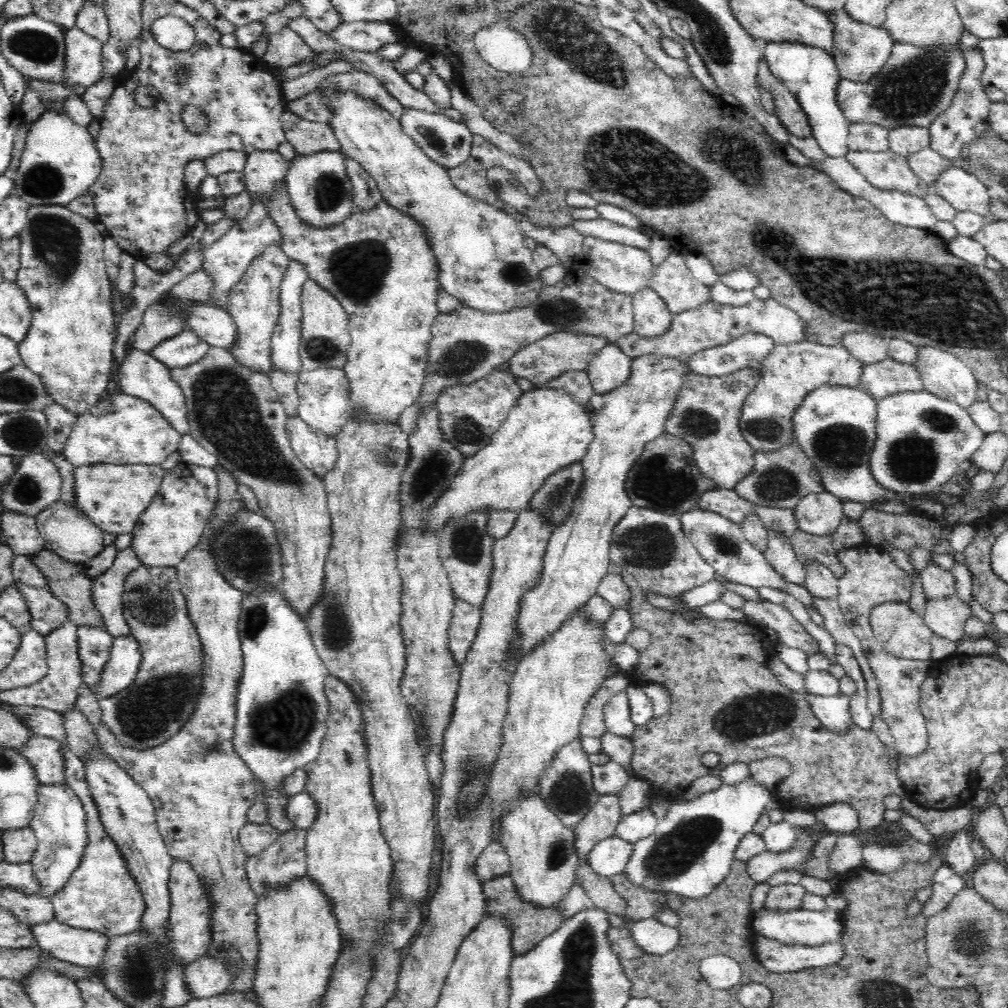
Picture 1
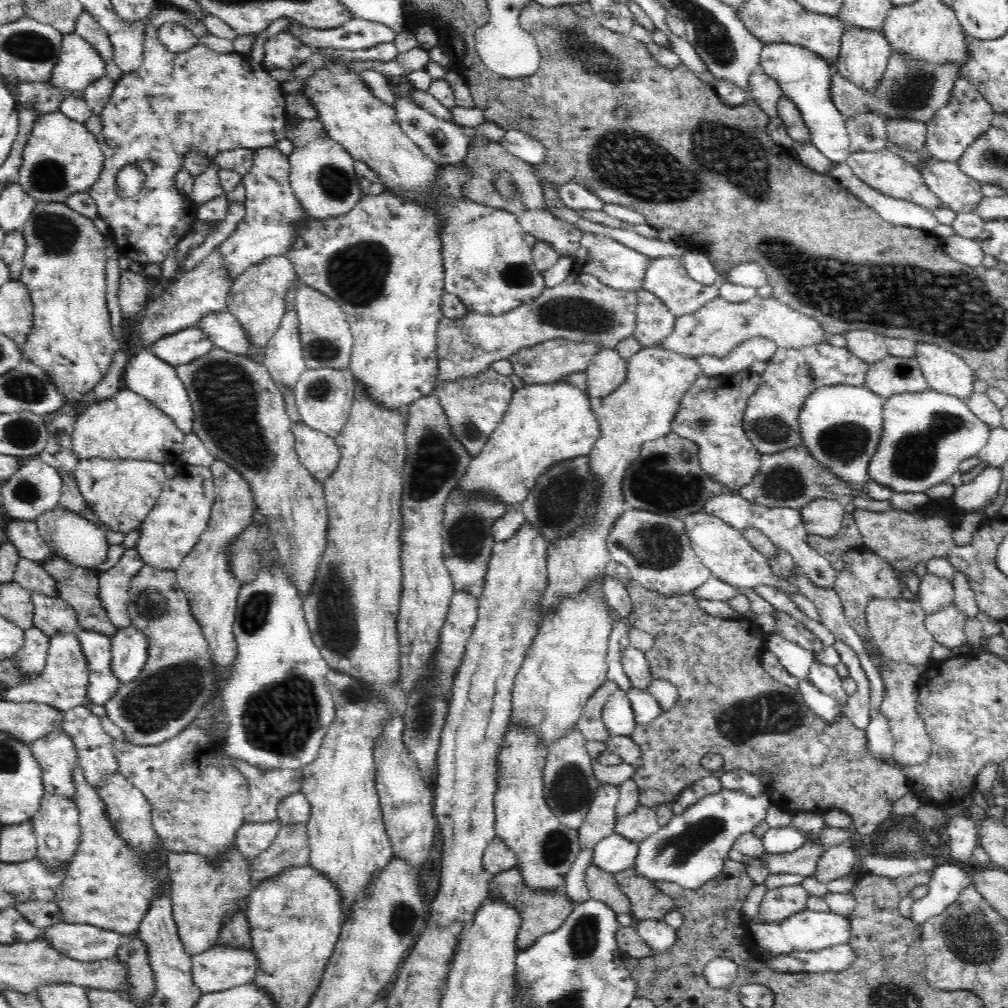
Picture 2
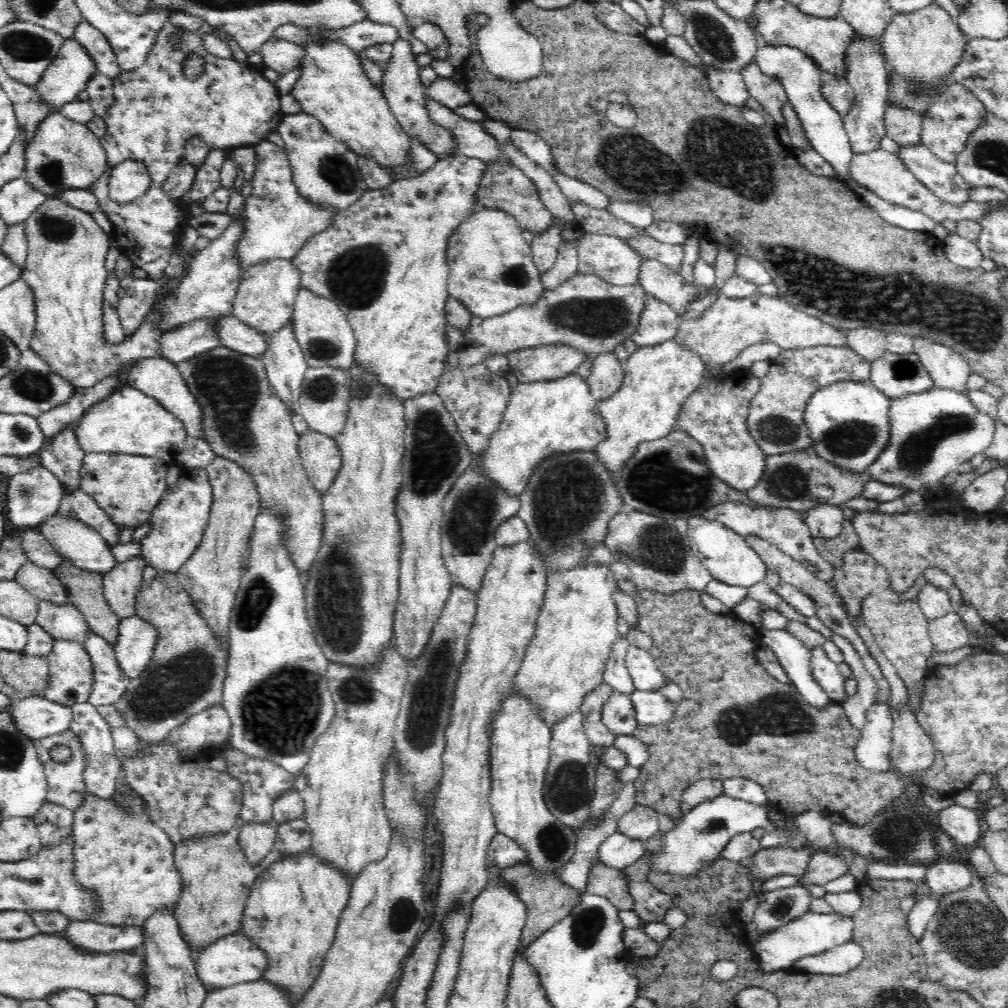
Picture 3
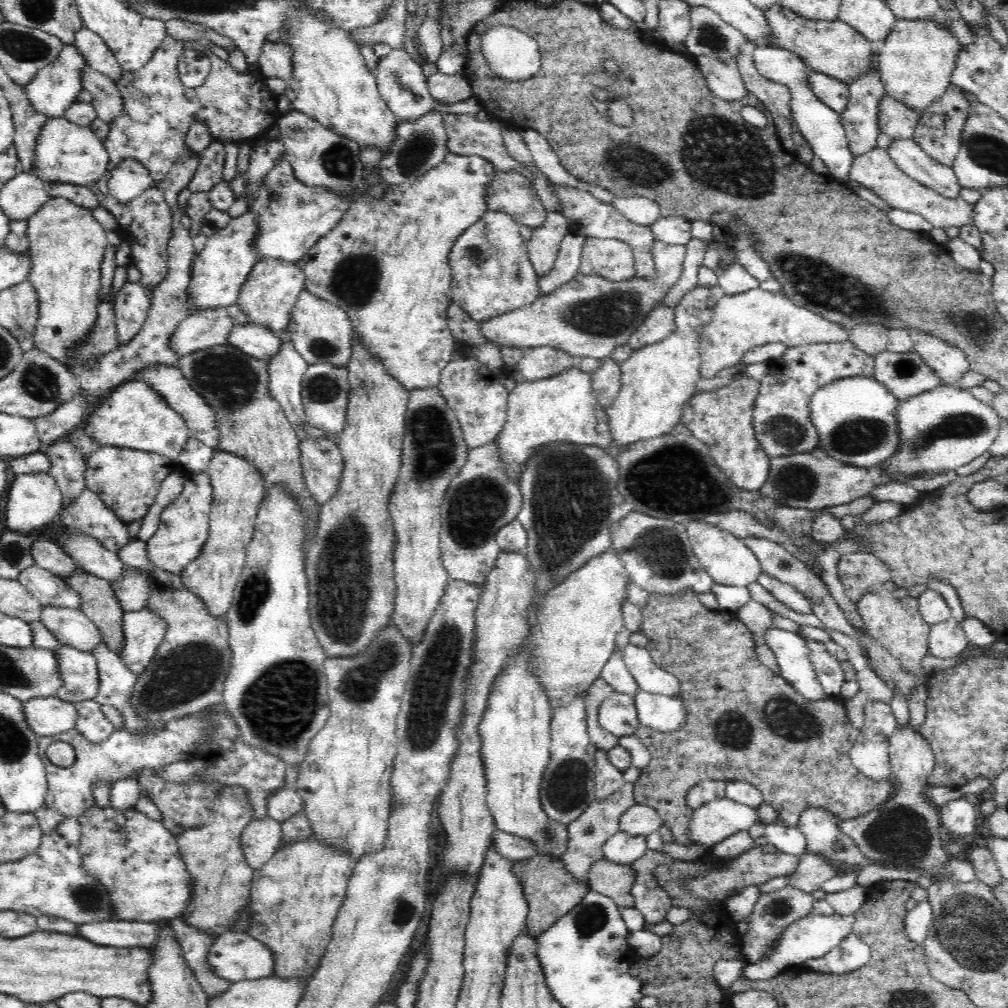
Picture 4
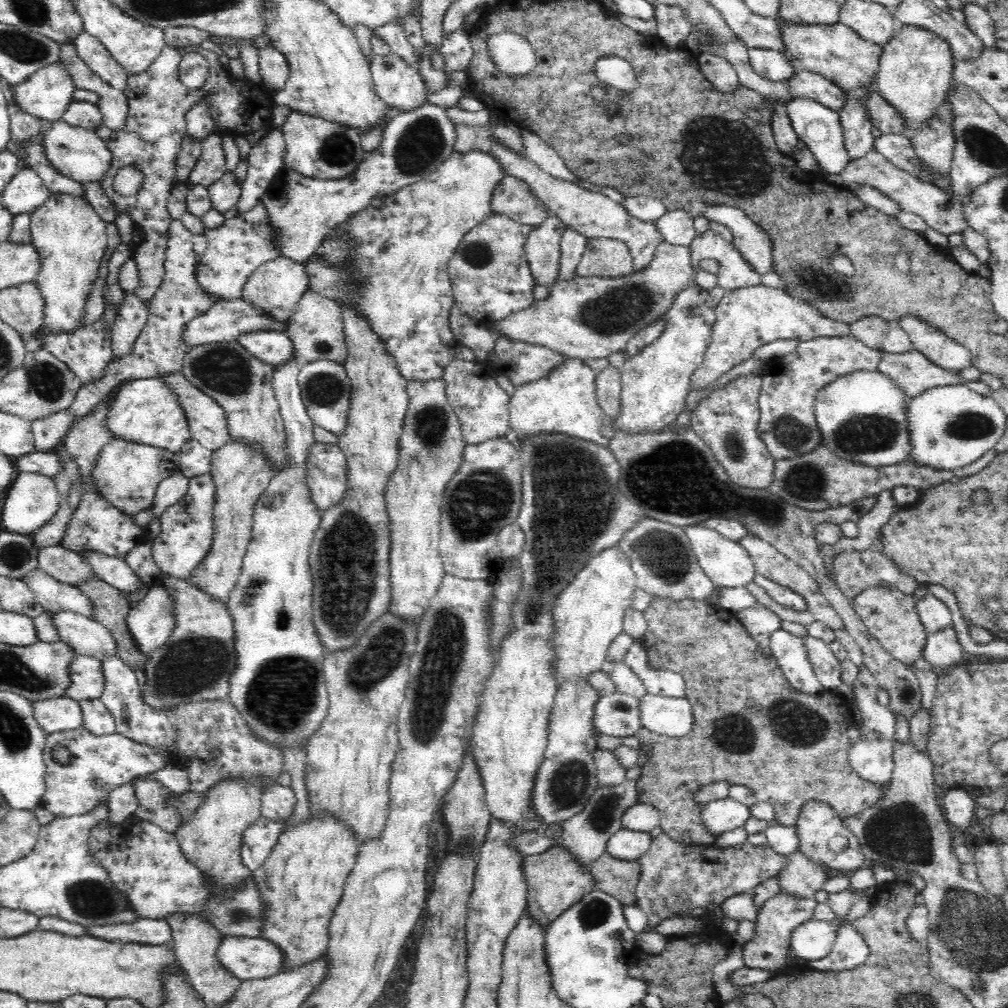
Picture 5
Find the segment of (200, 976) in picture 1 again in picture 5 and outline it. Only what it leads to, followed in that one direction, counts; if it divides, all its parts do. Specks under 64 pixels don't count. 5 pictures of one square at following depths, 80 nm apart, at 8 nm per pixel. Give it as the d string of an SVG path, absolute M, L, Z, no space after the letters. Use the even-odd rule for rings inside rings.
M223 934L216 960L221 968L239 981L268 978L282 970L281 950L269 940Z

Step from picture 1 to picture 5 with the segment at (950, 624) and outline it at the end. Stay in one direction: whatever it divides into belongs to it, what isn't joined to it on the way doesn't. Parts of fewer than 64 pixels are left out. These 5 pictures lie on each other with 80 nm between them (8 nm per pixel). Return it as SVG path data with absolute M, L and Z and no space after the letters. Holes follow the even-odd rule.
M952 624L931 632L927 636L922 658L938 673L946 672L965 661L967 658L956 627Z

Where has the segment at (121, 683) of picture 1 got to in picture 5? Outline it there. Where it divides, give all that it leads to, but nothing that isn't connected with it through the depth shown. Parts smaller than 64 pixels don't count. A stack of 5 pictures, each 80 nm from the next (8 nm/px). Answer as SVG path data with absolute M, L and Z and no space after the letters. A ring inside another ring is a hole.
M152 585L148 596L126 615L128 632L139 658L150 660L173 629L171 601L163 586Z

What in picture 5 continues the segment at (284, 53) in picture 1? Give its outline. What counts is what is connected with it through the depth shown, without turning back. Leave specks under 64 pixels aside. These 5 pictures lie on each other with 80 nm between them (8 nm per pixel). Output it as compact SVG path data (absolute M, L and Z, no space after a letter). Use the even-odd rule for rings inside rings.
M272 44L262 46L259 50L259 73L262 80L274 85L274 90L284 88L284 83L289 79L290 66L282 51Z

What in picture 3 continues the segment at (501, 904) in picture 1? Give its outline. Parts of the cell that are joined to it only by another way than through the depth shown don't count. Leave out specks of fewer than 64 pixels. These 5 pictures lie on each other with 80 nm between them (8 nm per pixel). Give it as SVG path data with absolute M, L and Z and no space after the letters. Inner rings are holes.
M520 862L502 871L502 883L526 907L527 917L521 934L521 948L532 944L544 931L551 929L558 921L564 920L580 900L580 894L568 889L558 875L551 876L553 876L552 879L550 877L536 878L526 862Z

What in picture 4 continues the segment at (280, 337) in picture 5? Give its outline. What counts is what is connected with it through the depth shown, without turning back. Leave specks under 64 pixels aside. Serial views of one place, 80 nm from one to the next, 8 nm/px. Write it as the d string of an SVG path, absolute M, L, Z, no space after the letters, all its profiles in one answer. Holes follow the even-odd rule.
M236 324L227 335L227 344L260 360L268 360L279 347L279 336L259 325Z

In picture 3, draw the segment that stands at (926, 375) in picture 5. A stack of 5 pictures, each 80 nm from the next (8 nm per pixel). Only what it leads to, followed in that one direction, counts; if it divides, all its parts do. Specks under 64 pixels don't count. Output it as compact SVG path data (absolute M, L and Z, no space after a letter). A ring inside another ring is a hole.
M886 351L882 358L871 362L869 381L873 388L890 400L927 392L934 387L915 352L892 354Z

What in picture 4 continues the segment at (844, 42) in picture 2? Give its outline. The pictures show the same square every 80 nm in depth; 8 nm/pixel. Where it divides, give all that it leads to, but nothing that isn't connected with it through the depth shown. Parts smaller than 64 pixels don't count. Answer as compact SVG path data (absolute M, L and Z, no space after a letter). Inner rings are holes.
M870 58L867 69L860 71L850 82L850 101L846 110L841 115L841 121L846 129L847 139L850 149L854 156L860 156L869 150L874 150L878 136L882 134L880 128L880 102L886 97L886 85L882 81L882 73L880 73L879 60Z

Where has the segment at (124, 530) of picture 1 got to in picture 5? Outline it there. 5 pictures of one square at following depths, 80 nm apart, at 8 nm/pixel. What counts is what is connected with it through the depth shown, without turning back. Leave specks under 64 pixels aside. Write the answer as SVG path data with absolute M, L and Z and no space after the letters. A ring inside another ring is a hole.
M114 438L97 454L91 470L91 481L102 498L122 514L134 517L152 506L160 482L178 470L174 458L176 456L167 450Z

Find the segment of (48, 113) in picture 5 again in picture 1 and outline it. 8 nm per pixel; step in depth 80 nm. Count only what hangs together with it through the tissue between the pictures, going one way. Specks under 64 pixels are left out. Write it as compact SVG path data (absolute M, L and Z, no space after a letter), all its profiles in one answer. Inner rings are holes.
M76 26L64 31L67 78L66 83L92 86L101 78L102 41Z

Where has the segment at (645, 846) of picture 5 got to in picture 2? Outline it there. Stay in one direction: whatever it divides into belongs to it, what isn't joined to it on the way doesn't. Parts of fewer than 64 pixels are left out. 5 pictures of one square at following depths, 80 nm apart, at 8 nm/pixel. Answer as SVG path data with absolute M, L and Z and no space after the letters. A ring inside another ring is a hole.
M614 832L596 843L593 848L592 863L602 873L617 874L631 868L637 850L638 843L630 842Z

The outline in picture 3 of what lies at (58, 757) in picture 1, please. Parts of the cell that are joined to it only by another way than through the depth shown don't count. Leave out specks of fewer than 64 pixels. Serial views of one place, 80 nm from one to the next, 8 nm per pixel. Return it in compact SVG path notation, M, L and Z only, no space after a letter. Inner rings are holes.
M66 729L60 734L52 734L47 738L34 741L34 747L44 766L47 781L47 800L52 803L59 803L61 806L66 806L76 812L84 800L83 792L86 789L84 784L84 766L86 765L84 765L84 751L82 751L80 740L74 733L70 733L69 729ZM54 746L66 746L70 750L70 760L68 762L54 762L52 754L50 754Z

